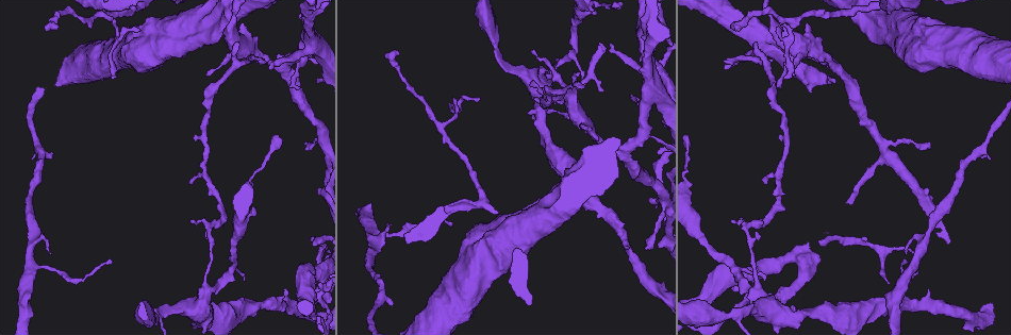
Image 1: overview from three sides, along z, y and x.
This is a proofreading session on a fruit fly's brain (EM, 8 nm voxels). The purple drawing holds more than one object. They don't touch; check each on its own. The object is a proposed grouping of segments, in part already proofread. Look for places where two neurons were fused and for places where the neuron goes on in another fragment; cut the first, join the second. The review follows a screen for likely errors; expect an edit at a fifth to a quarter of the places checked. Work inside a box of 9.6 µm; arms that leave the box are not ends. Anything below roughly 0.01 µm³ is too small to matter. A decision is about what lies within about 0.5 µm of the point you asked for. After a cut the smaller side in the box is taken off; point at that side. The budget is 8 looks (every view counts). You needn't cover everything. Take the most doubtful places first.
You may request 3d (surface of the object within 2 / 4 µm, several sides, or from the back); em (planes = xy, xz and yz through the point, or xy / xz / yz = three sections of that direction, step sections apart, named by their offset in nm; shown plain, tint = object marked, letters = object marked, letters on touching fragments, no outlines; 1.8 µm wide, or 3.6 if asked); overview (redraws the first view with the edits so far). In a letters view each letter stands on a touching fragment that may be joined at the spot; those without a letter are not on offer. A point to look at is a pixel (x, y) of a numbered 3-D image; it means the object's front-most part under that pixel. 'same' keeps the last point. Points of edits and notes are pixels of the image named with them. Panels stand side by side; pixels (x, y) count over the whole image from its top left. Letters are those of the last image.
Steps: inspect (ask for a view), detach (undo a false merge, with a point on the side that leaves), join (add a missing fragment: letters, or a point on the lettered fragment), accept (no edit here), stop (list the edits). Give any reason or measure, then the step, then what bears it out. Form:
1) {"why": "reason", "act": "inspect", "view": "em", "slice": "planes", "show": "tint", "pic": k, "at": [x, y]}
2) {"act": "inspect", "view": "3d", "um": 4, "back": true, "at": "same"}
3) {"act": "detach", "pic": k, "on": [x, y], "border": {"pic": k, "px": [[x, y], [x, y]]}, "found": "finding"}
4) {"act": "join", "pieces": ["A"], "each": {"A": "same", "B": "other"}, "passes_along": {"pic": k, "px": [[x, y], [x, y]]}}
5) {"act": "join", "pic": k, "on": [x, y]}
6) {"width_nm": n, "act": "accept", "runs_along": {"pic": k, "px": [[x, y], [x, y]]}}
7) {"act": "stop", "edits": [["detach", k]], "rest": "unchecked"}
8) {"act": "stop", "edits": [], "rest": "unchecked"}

{"why": "sudden change in width", "act": "inspect", "view": "em", "slice": "xy", "step": 8, "show": "tint", "pic": 1, "at": [652, 82]}

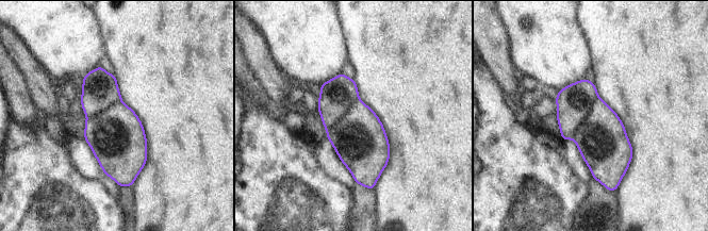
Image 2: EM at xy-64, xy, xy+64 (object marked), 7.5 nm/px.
{"why": "another direction", "act": "inspect", "view": "em", "slice": "planes", "show": "letters", "at": "same"}

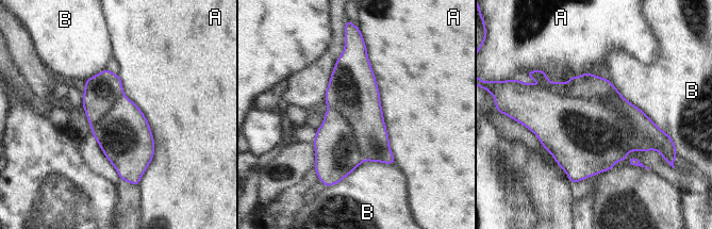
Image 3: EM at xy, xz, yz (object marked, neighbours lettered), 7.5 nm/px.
{"longest_contact_nm": ["A", 950], "act": "detach", "pic": 3, "on": [590, 133], "each": {"A": "other", "B": "other"}, "border": {"pic": 3, "px": [[558, 93], [599, 99], [653, 148]]}, "found": "a second neuron is stuck on"}

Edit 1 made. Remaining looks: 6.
{"act": "inspect", "view": "overview"}

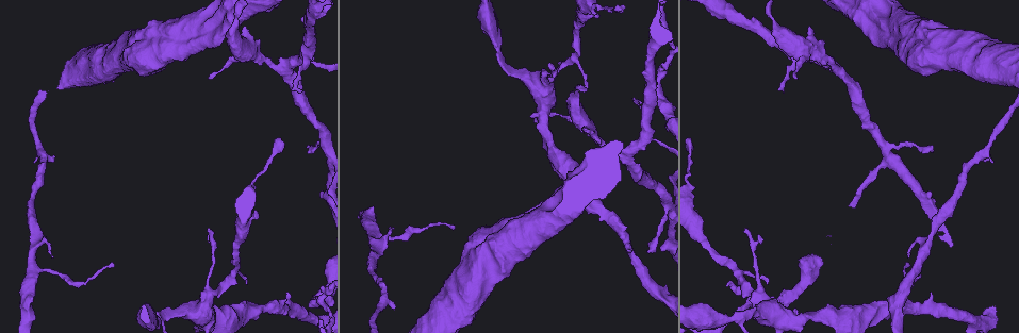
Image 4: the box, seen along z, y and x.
{"why": "small branch off a trunk", "act": "inspect", "view": "em", "um": 3.6, "slice": "xz", "step": 16, "show": "letters", "pic": 4, "at": [374, 232]}

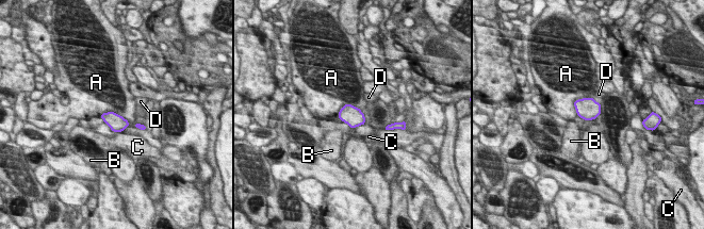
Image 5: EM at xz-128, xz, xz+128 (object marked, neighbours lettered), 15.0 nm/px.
{"width_nm": 240, "longest_contact_nm": ["A", 480], "act": "accept", "each": {"A": "other", "B": "other", "C": "other", "D": "other"}, "found": "all the same neuron"}

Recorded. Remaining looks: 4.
{"why": "narrows sharply", "act": "inspect", "view": "em", "slice": "planes", "show": "letters", "pic": 4, "at": [577, 92]}

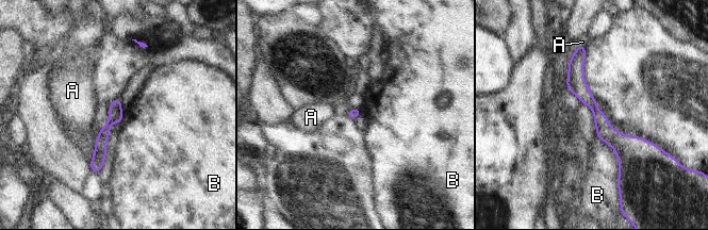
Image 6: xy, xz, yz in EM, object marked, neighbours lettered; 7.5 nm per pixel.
{"act": "accept", "each": {"A": "other", "B": "other"}, "found": "continuous, no second neuron"}

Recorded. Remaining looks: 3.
{"act": "stop", "edits": [["detach", 3]], "rest": "unchecked"}

